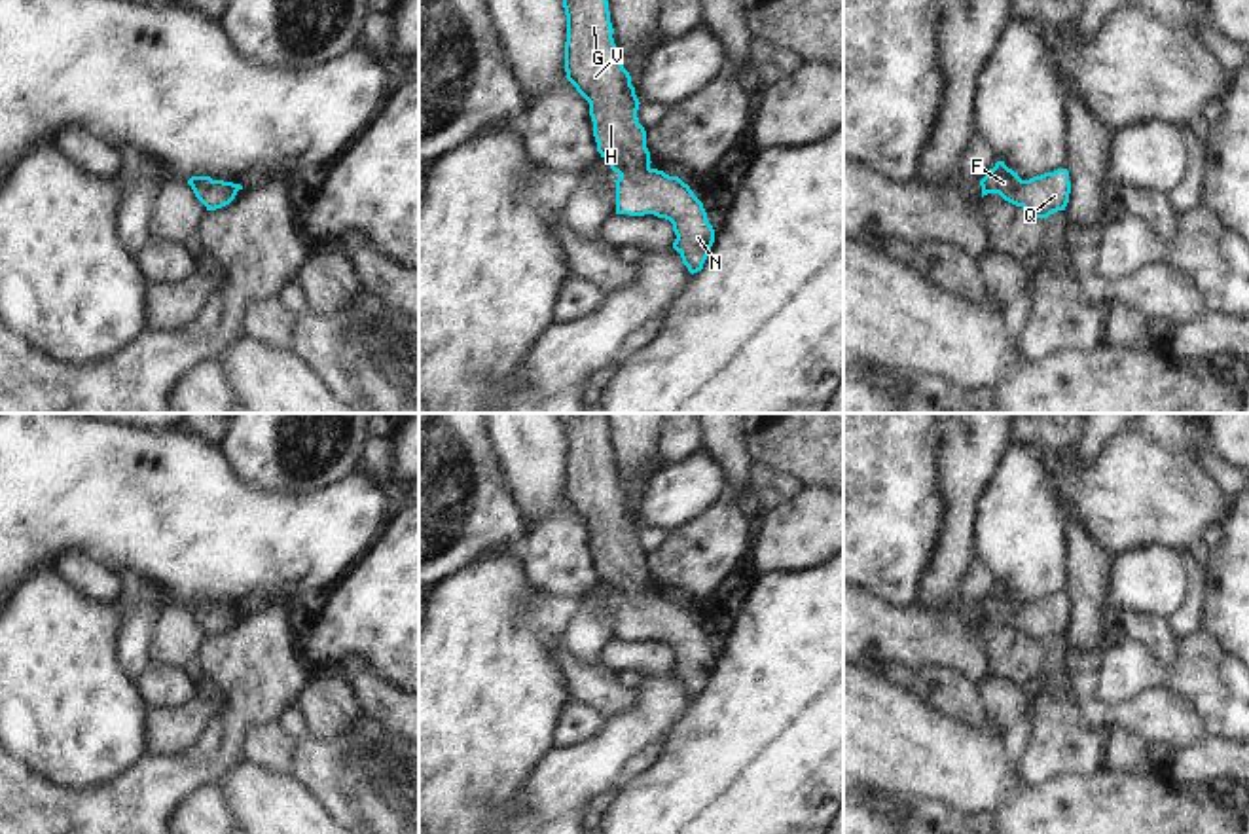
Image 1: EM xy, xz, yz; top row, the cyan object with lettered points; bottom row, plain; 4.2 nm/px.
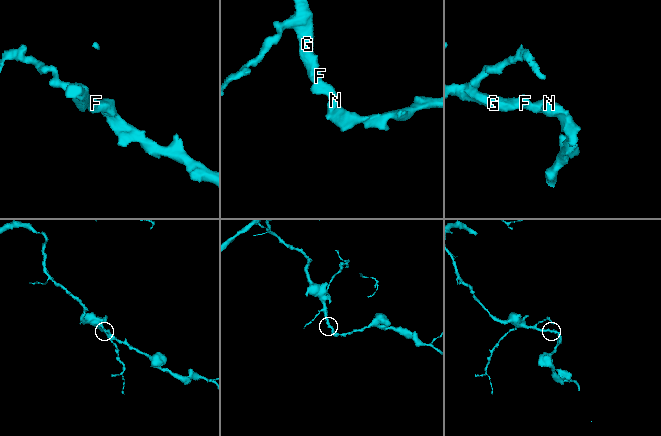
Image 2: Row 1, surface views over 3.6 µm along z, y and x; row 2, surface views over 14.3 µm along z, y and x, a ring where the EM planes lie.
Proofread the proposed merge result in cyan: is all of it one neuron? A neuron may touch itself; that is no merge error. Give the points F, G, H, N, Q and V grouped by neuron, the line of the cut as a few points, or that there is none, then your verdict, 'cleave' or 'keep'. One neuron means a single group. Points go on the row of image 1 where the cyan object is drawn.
groups F G H N Q V; cut none; keep

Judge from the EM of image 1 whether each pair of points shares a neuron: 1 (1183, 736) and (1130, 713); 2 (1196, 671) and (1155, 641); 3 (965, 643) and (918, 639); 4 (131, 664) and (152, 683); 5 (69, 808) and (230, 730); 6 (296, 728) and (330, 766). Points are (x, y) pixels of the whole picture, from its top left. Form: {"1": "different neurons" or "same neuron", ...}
{"1": "same neuron", "2": "different neurons", "3": "same neuron", "4": "different neurons", "5": "same neuron", "6": "different neurons"}

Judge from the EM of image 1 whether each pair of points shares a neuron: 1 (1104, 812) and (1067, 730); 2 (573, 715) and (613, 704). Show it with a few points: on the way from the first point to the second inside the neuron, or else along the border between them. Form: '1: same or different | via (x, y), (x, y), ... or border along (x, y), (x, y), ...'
1: different | border along (1104, 766), (1092, 774), (1060, 774), (1045, 783)
2: different | border along (571, 698), (590, 704), (607, 717)

